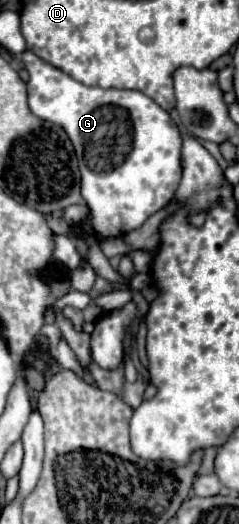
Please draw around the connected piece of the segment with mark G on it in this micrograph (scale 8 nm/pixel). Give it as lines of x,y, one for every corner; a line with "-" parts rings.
23,53
25,69
29,71
29,109
51,123
65,127
79,161
81,171
81,195
91,209
91,227
99,237
123,237
125,233
141,227
153,213
161,211
175,195
181,181
181,131
169,113
153,99
141,91
125,89
101,89
89,87
73,77
65,75
61,69
51,67
49,63
37,59
35,53

